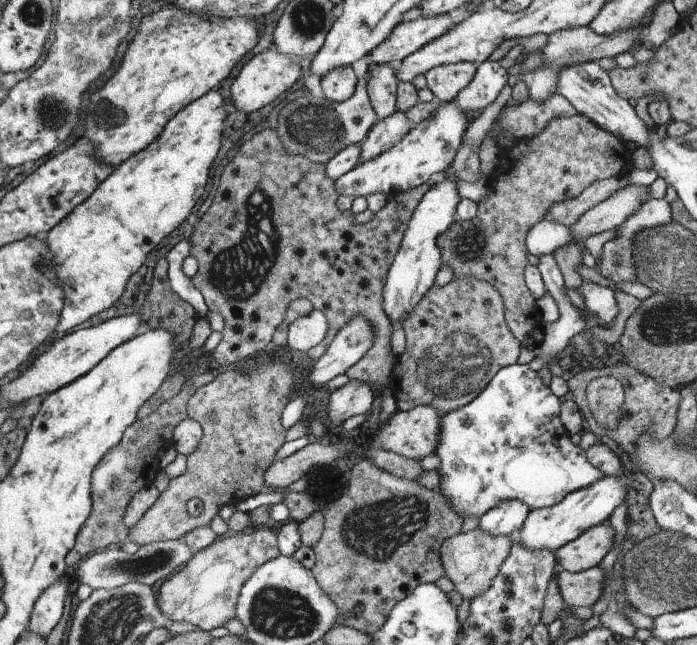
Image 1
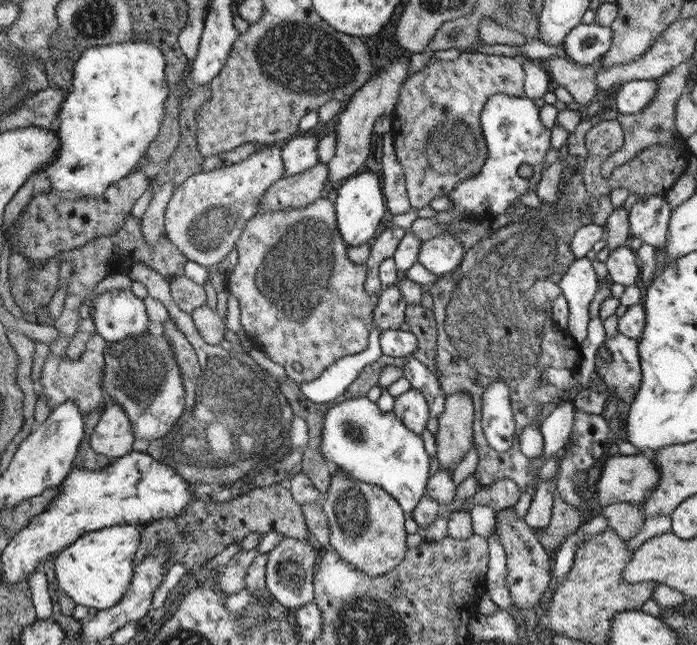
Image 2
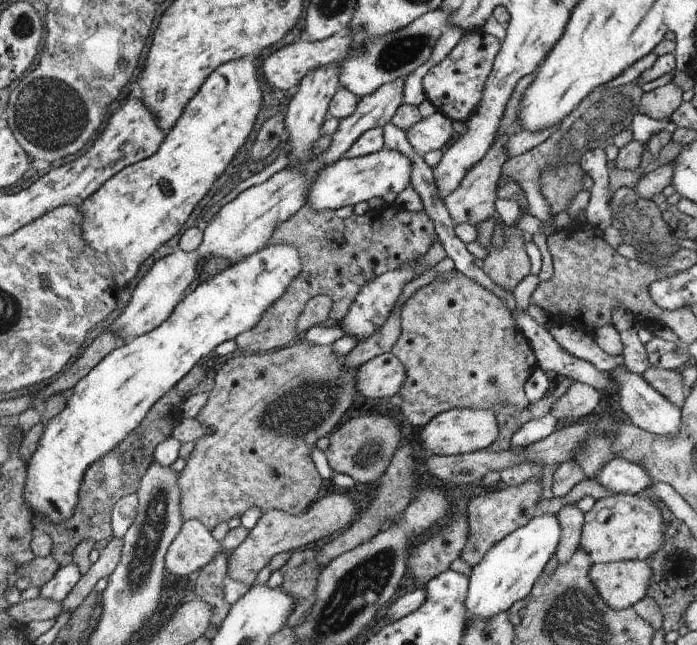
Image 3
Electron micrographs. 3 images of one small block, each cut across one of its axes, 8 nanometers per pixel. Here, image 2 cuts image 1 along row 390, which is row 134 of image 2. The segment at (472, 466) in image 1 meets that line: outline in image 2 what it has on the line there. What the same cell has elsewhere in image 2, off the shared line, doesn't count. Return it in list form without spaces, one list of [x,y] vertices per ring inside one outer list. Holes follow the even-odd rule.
[[[491,96],[481,112],[481,134],[487,144],[487,158],[479,172],[467,180],[455,184],[447,194],[451,200],[449,212],[471,214],[469,220],[491,220],[493,216],[505,214],[515,200],[527,192],[535,192],[535,184],[541,180],[541,172],[551,164],[551,130],[543,128],[539,120],[539,108],[527,96]],[[529,164],[533,176],[523,180],[517,176],[517,166]]]

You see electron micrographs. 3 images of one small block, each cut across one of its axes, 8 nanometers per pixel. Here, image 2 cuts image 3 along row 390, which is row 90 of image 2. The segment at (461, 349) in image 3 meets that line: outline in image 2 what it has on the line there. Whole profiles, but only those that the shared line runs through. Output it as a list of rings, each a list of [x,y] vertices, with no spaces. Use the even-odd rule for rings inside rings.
[[[461,54],[457,60],[431,60],[427,68],[407,76],[403,86],[399,88],[399,98],[395,110],[391,112],[391,130],[393,146],[397,160],[405,174],[405,188],[411,210],[425,208],[433,198],[447,196],[457,182],[467,180],[479,172],[487,158],[487,144],[481,134],[481,112],[485,102],[495,94],[507,96],[525,96],[525,70],[515,58],[495,56],[489,58],[485,54]]]

